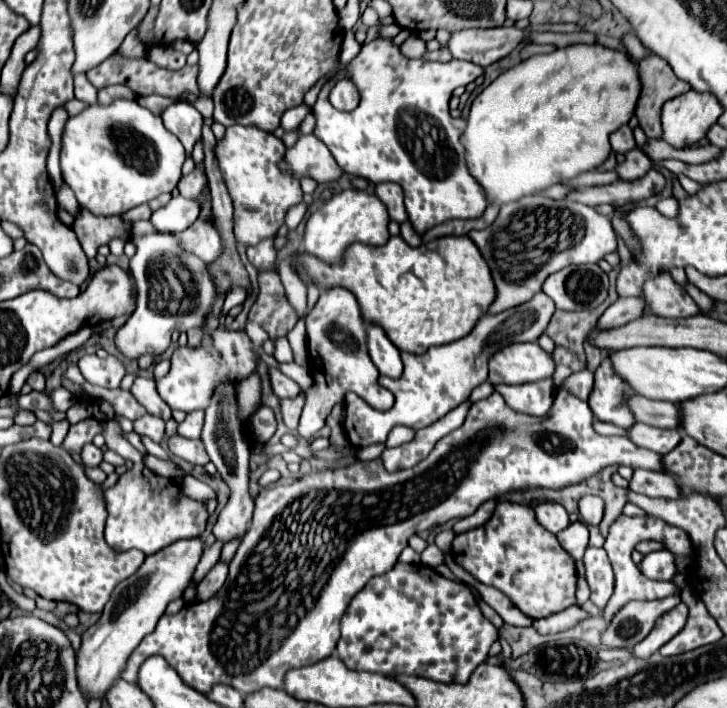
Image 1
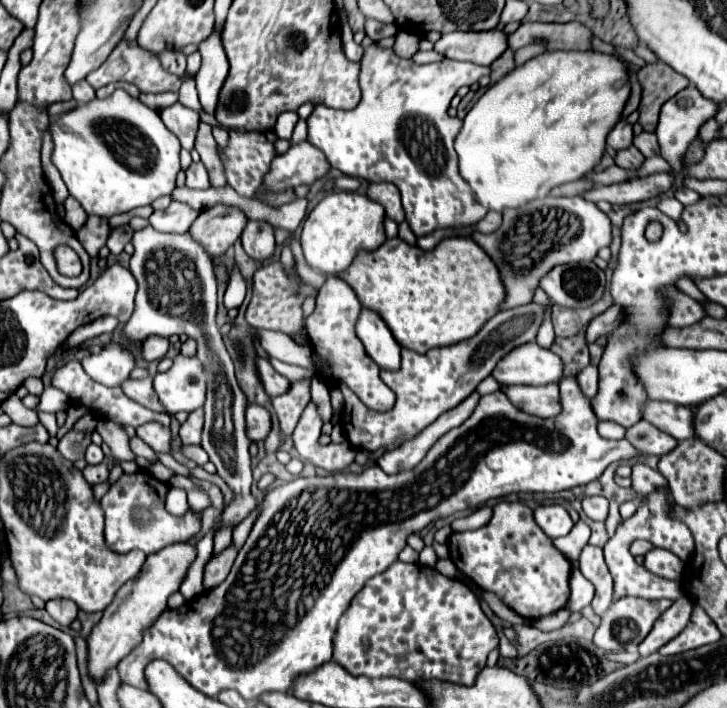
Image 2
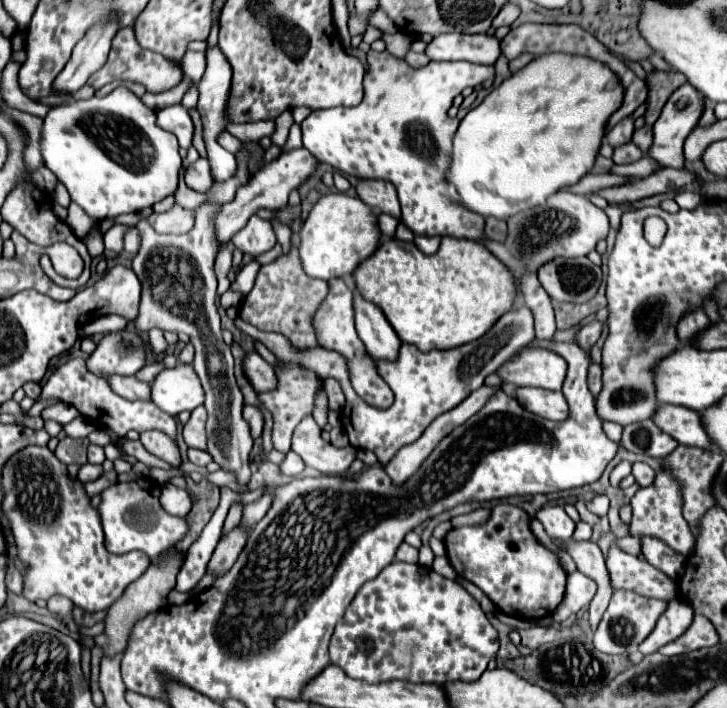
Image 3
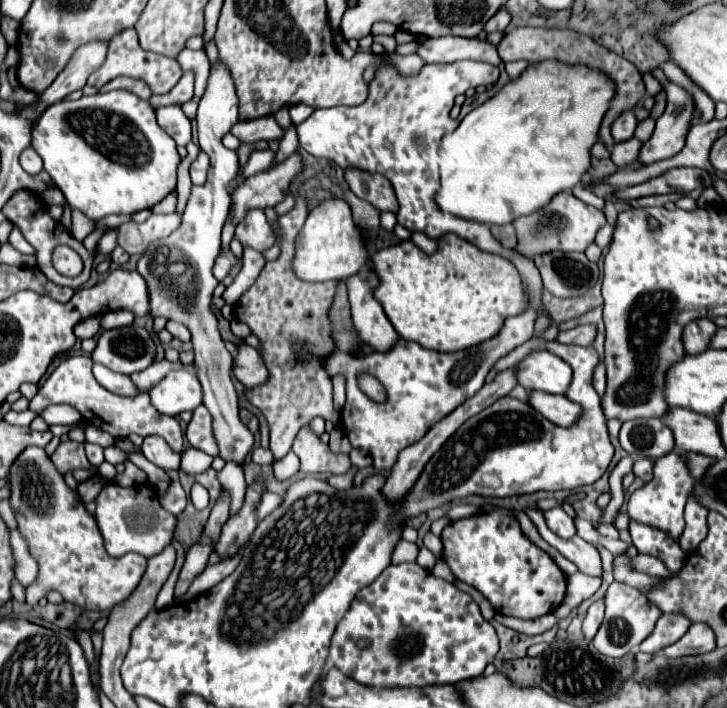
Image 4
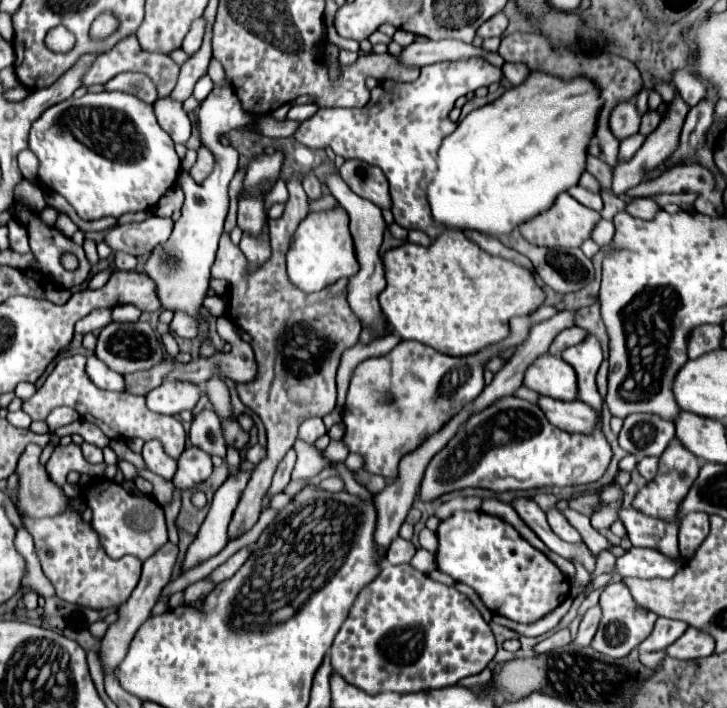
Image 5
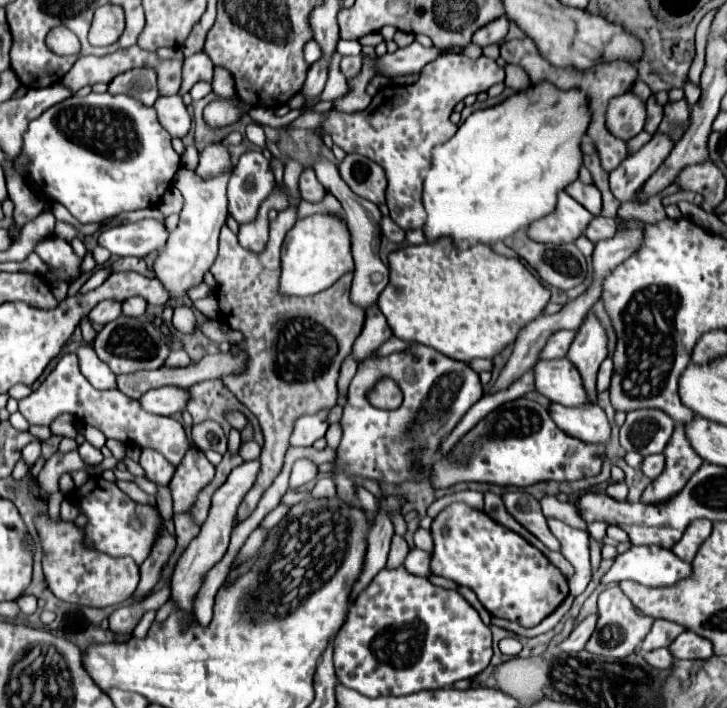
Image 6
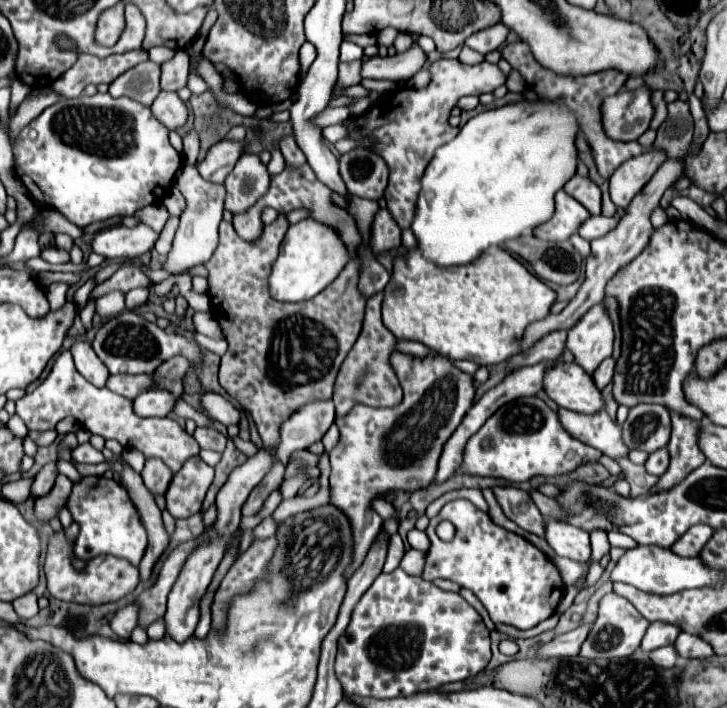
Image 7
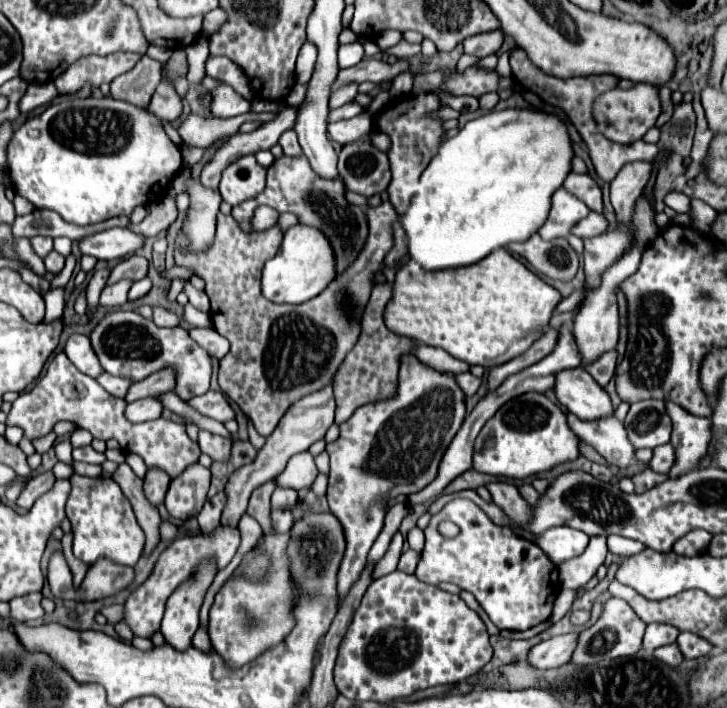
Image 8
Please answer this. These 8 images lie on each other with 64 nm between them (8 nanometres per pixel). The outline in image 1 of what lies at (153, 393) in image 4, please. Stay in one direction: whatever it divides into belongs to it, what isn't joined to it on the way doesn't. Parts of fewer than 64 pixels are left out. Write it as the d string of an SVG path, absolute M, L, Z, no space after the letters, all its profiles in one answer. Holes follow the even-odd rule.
M220 326L210 332L210 338L212 344L208 348L202 344L196 348L190 346L176 348L172 354L170 372L156 382L158 394L172 410L182 410L182 412L206 410L216 390L216 384L236 384L248 378L256 370L258 360L262 358L262 348L256 346L244 330L228 330ZM214 352L220 352L220 356Z

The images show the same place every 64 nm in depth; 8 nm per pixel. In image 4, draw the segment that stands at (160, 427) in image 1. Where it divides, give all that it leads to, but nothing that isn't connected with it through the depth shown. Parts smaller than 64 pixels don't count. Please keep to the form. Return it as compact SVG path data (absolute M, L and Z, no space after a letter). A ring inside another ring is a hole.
M148 436L142 442L142 452L144 456L154 462L160 468L178 468L180 466L180 454L172 452L168 444L162 440L162 436Z

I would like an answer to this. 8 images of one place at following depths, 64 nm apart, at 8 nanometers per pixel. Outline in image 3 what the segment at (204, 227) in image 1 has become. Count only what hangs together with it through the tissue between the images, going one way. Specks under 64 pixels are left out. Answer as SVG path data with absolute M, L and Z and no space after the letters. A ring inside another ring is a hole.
M302 146L302 148L296 148L292 152L286 152L286 154L280 154L276 160L272 160L270 164L266 164L248 184L240 186L238 192L236 192L236 198L228 204L224 204L220 208L220 212L216 214L216 242L222 246L222 244L228 244L232 240L232 236L236 232L240 232L240 228L244 228L244 224L248 222L248 218L258 210L258 208L280 208L280 206L286 206L288 202L288 194L290 190L298 188L300 184L304 184L318 168L318 160Z

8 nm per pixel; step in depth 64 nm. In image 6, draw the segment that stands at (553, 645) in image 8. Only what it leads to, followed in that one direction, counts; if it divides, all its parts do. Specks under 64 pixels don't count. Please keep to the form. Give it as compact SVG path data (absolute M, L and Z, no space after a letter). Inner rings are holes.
M588 614L574 630L572 634L558 646L560 650L564 652L578 652L578 650L584 650L586 642L590 640L594 628L596 628L596 620L598 620L598 614Z

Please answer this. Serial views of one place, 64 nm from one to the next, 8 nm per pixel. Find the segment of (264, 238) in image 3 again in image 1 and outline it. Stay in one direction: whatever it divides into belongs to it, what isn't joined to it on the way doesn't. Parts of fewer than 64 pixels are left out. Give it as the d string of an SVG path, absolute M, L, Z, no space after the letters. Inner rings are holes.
M262 240L260 244L256 246L250 246L246 250L246 256L248 256L248 262L258 270L258 272L278 272L278 266L276 266L276 250L272 246L272 240Z

